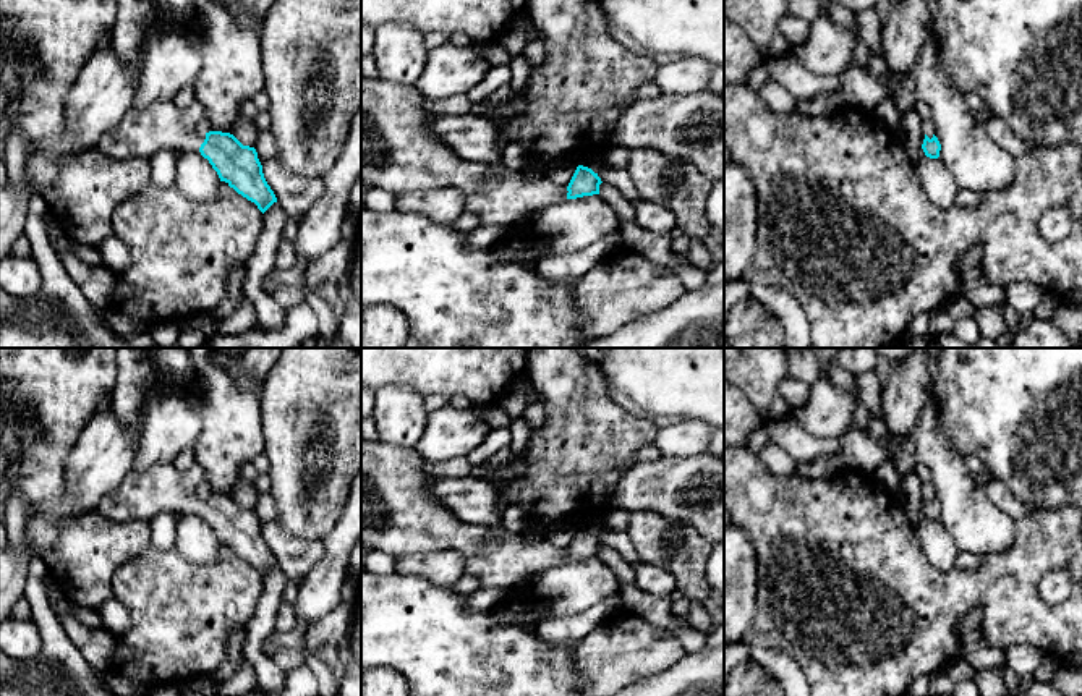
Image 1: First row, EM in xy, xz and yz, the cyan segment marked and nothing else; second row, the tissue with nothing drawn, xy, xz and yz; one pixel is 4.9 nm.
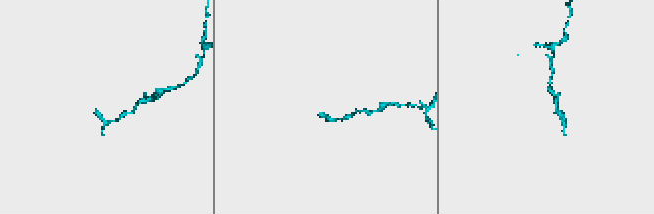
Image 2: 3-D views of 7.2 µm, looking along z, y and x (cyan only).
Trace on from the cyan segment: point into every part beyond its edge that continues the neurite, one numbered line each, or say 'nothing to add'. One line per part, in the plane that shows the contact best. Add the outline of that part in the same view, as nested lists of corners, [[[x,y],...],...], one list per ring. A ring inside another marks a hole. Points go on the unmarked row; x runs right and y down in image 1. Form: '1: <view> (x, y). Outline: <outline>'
1: xy (144, 492). Outline: [[[155,463],[149,468],[133,468],[126,477],[105,497],[96,511],[112,521],[152,520],[162,511],[190,515],[206,502],[201,468],[178,471],[173,463]]]

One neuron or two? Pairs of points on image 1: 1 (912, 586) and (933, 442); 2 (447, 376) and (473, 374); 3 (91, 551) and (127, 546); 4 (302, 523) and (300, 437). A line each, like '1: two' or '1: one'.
1: two
2: one
3: one
4: one

